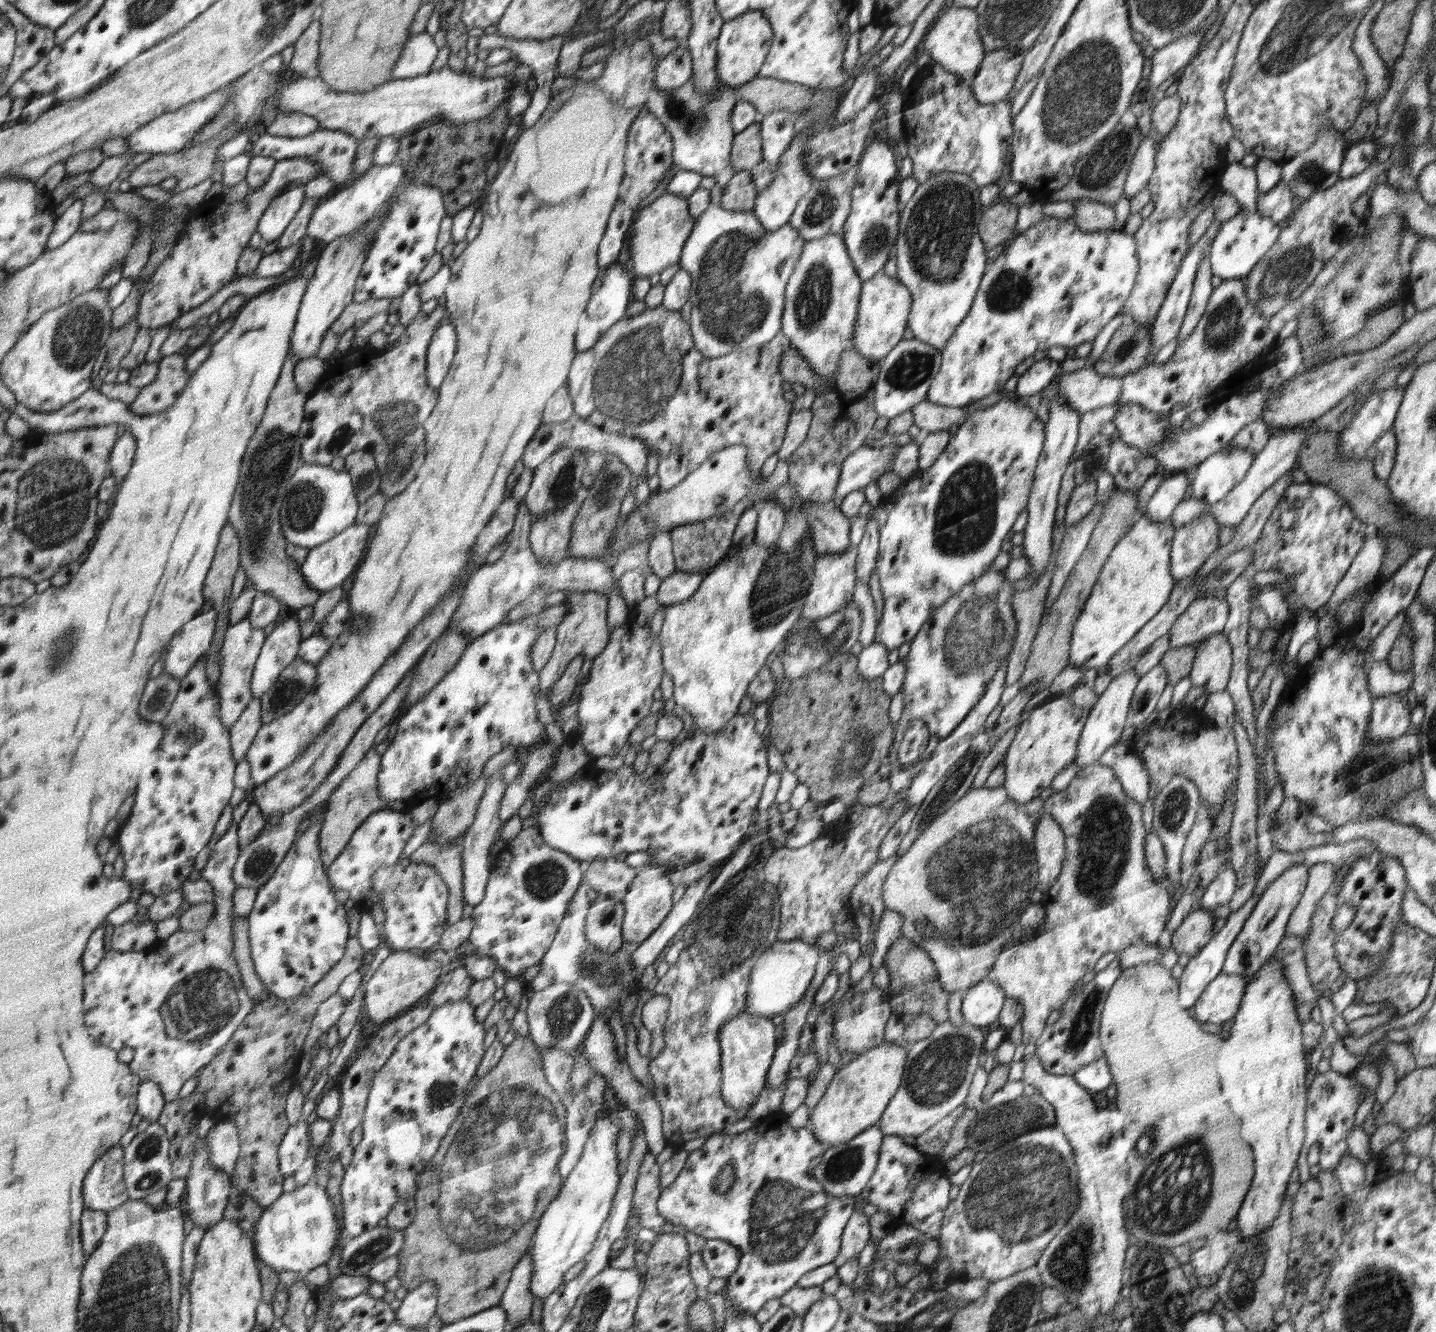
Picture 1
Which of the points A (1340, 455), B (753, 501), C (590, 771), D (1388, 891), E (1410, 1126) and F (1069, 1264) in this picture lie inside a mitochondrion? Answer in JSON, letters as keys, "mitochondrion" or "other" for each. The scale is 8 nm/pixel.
{"A":"other","B":"other","C":"other","D":"other","E":"other","F":"mitochondrion"}

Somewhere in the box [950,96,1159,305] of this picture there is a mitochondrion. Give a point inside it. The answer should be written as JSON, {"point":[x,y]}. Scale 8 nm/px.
{"point":[1100,170]}

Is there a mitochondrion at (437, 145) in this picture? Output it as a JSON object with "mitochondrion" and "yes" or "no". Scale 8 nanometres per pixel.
{"mitochondrion":"yes"}

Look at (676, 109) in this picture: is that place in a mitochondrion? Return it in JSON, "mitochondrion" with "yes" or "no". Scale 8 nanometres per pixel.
{"mitochondrion":"yes"}

